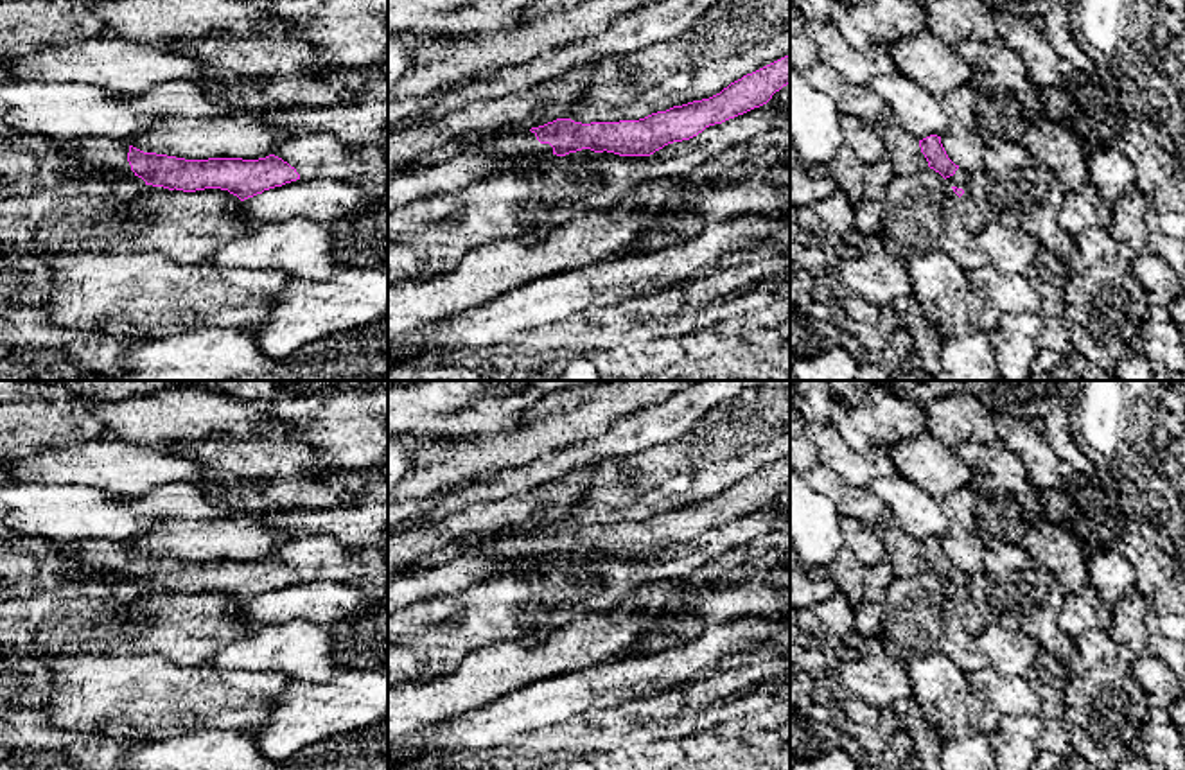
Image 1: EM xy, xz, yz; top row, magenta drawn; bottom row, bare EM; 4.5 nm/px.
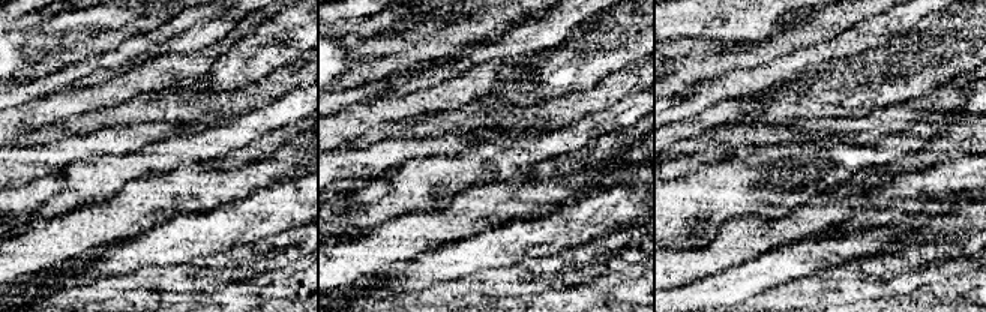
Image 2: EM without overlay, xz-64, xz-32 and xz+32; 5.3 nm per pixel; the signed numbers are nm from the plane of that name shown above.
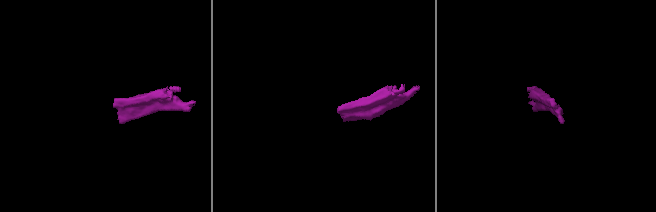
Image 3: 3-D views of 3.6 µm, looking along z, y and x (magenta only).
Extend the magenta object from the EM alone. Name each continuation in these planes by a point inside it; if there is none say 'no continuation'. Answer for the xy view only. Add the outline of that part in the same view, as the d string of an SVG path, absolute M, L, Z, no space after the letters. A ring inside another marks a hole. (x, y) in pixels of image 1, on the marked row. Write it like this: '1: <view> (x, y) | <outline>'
1: xy (96, 157) | M88 136L66 140L59 145L66 154L65 174L72 183L99 178L117 181L135 176L127 162L129 142Z

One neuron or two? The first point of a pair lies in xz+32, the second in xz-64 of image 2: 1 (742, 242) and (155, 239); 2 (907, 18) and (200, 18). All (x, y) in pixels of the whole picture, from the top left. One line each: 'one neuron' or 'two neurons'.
1: two neurons
2: two neurons

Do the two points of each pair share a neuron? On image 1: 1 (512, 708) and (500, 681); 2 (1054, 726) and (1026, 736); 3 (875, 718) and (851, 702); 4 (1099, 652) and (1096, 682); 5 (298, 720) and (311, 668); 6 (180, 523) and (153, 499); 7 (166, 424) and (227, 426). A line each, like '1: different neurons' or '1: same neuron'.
1: different neurons
2: different neurons
3: same neuron
4: same neuron
5: different neurons
6: same neuron
7: same neuron

